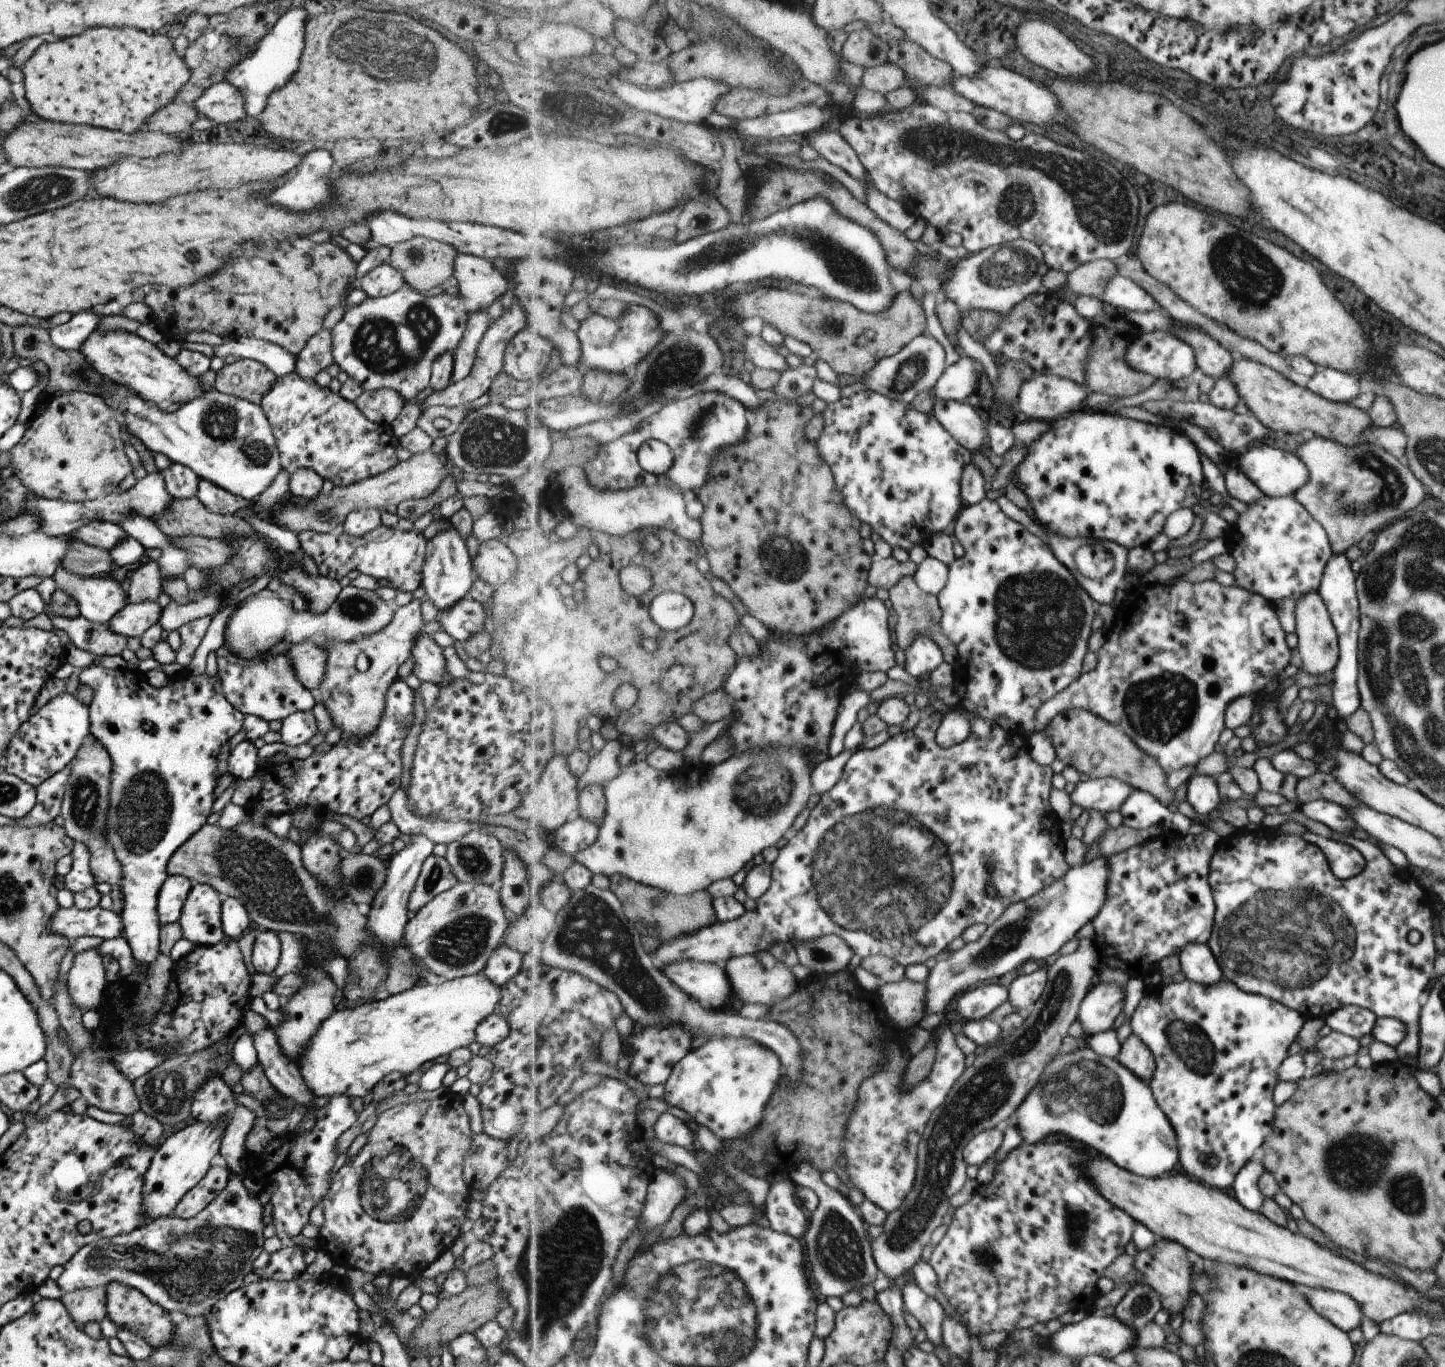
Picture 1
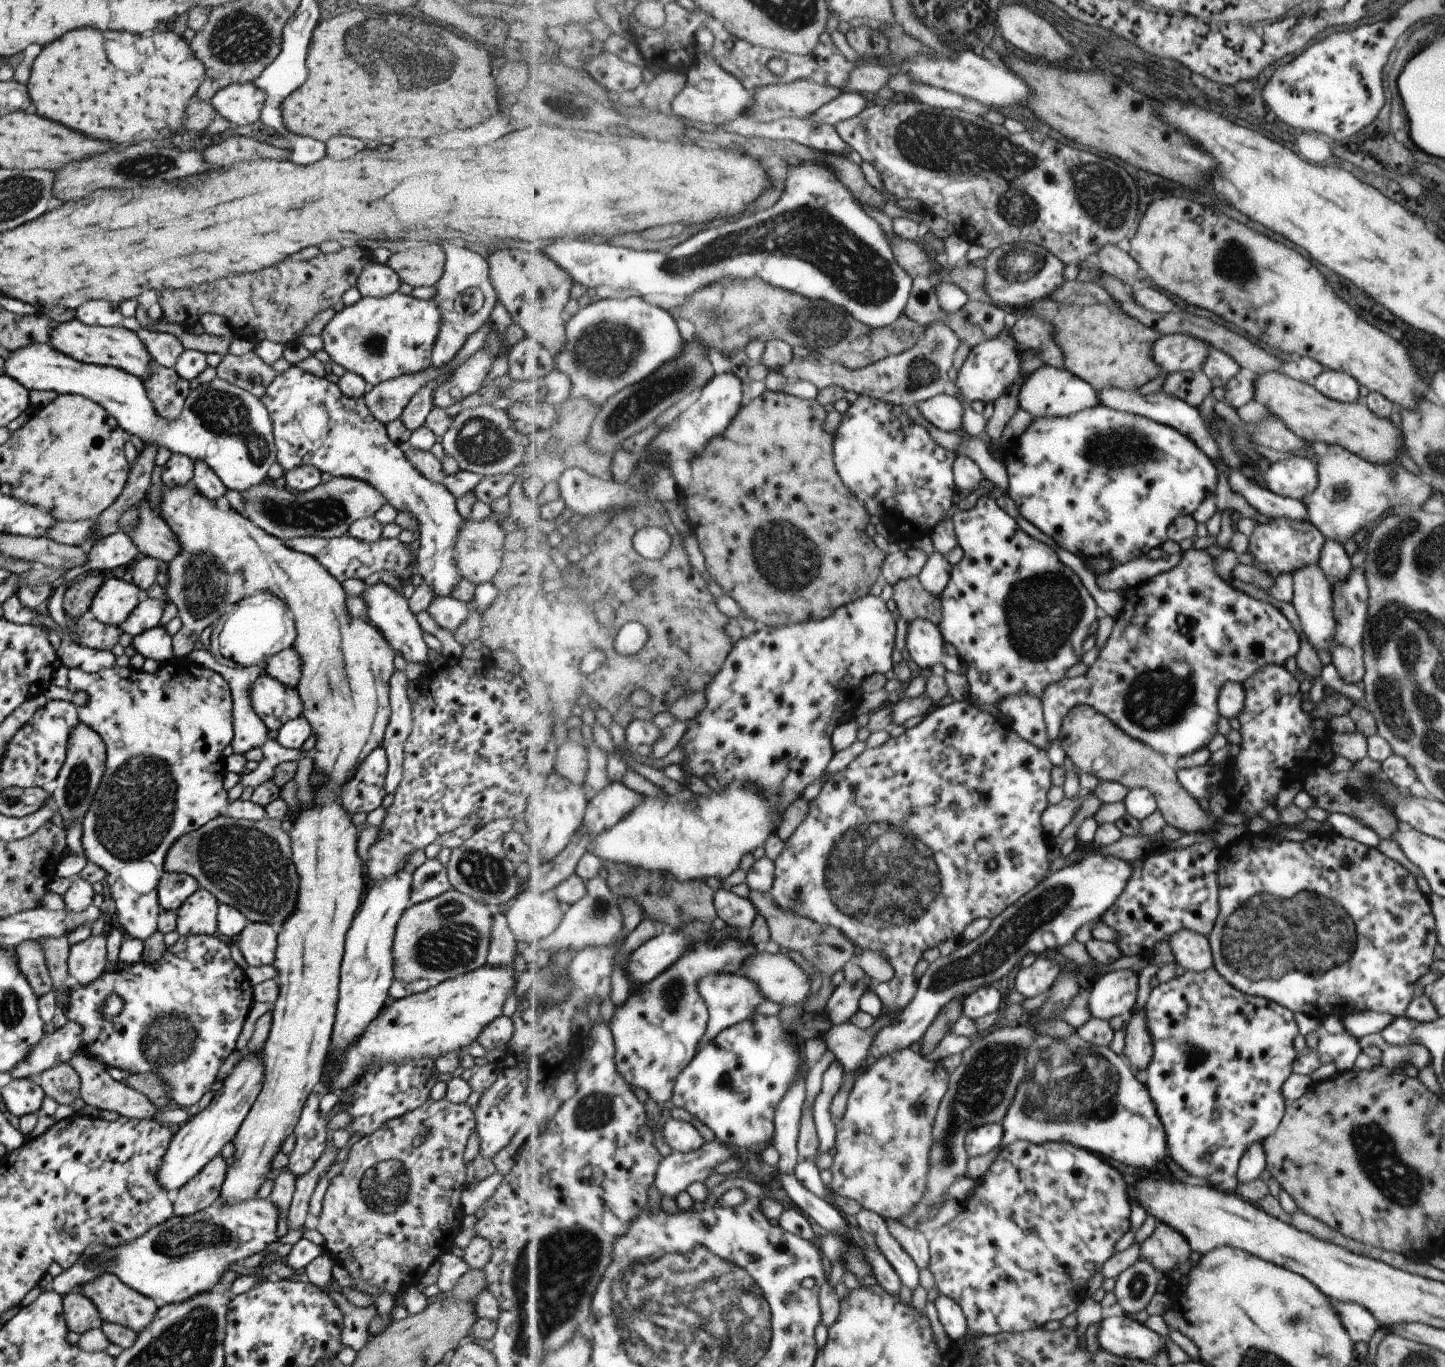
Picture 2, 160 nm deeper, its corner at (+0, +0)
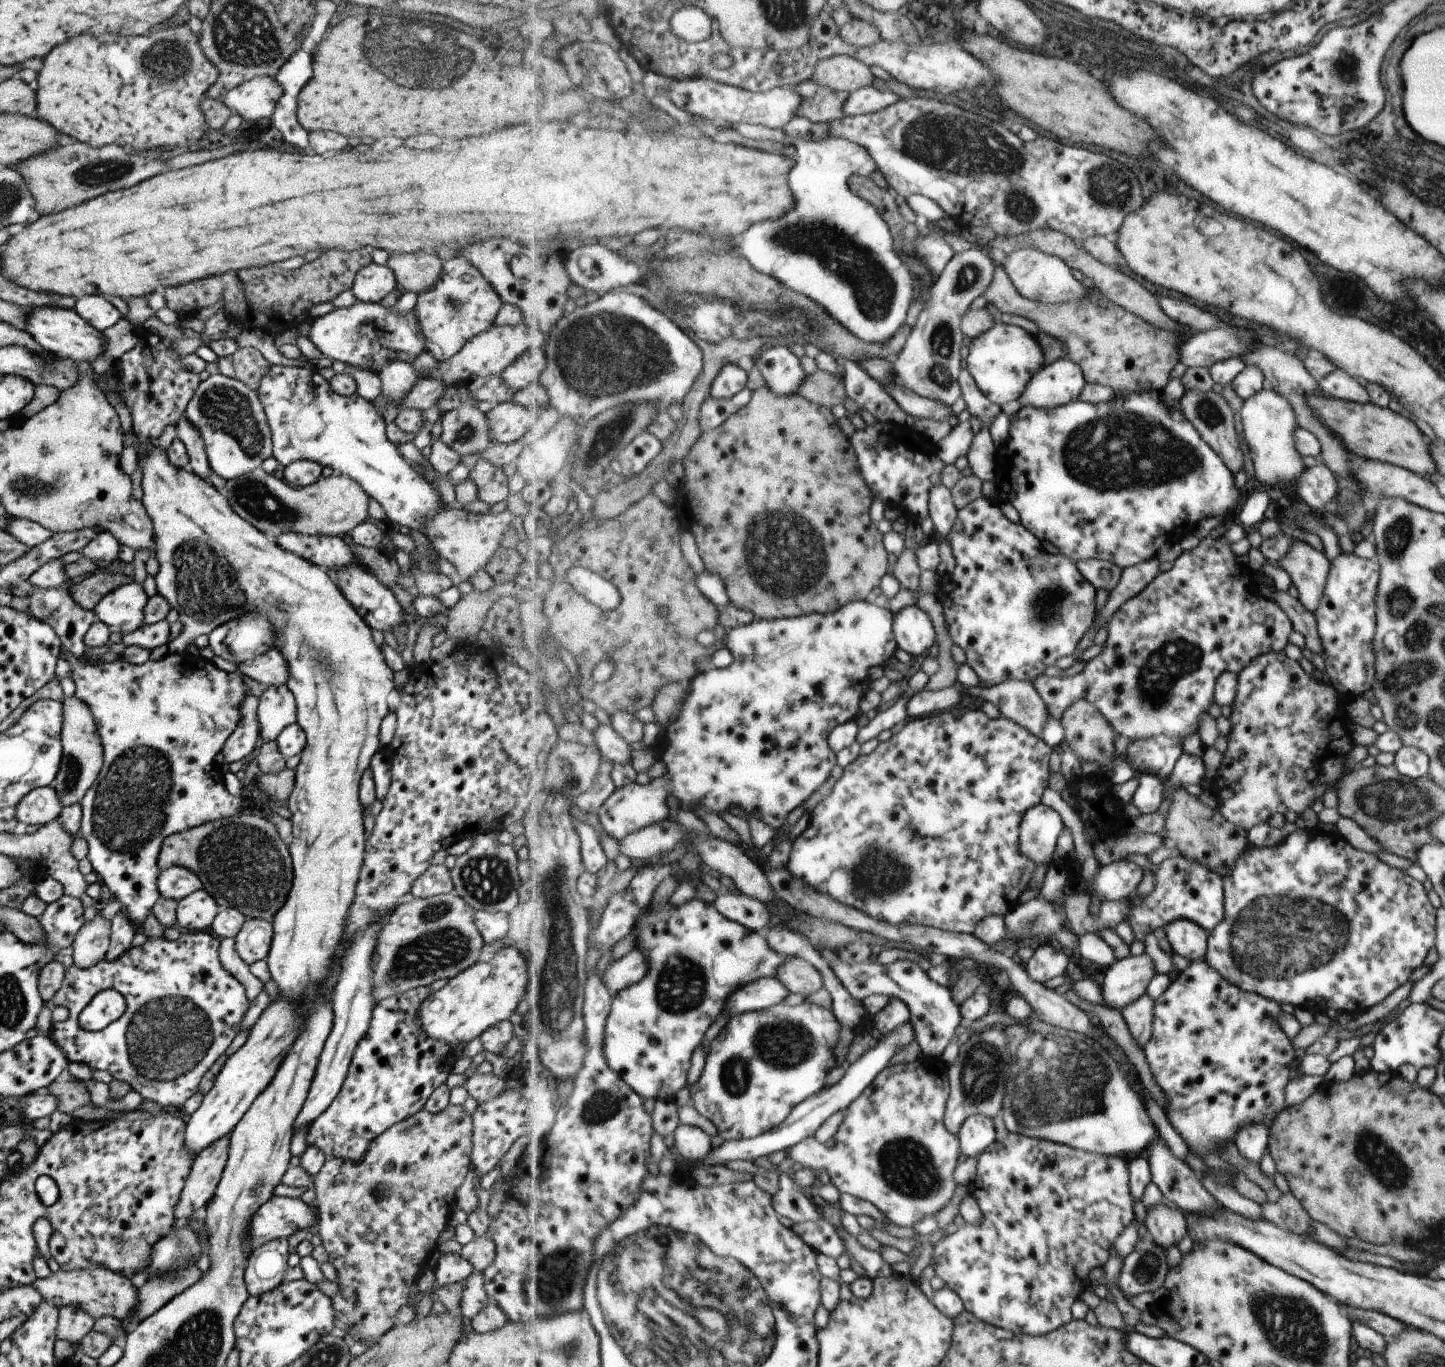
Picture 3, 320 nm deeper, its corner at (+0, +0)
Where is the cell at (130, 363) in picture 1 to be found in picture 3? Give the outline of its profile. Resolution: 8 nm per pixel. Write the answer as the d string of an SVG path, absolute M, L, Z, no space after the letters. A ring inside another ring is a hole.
M41 305L27 310L24 331L45 353L55 358L69 360L73 364L79 361L90 363L97 355L100 355L104 347L104 337L98 330L87 324L74 309Z

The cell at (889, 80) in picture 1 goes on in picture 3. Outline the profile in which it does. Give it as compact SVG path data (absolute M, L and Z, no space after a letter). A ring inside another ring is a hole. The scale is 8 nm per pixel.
M845 53L817 63L812 80L824 87L854 93L860 88L871 86L875 77L864 62Z

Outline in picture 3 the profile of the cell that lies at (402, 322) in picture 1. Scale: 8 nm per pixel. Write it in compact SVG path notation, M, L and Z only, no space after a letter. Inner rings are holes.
M356 300L347 308L334 308L309 321L310 328L306 336L323 357L367 369L375 374L387 361L398 360L410 364L413 358L425 351L414 310L405 316L398 316L391 307L384 308L379 303Z

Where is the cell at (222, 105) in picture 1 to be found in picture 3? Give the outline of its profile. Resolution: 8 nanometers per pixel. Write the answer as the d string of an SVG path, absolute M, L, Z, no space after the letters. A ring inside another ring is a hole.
M253 77L222 96L223 104L243 120L270 118L282 93L274 77Z

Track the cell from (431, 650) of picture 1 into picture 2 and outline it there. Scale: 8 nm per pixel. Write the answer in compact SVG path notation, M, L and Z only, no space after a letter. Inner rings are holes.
M378 581L373 585L365 585L364 591L359 595L364 602L366 622L380 630L390 647L399 652L406 662L427 665L427 647L421 638L421 627L415 621L415 615L409 610L408 599L388 585Z

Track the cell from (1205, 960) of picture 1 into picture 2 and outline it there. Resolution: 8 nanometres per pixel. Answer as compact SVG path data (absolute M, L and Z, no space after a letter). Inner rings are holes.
M1185 929L1173 935L1170 940L1175 962L1187 971L1201 972L1212 967L1211 945L1205 935Z

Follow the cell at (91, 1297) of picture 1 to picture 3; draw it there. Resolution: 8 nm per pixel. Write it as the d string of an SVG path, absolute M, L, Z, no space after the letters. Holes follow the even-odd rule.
M71 1305L59 1307L55 1327L56 1339L65 1340L76 1347L83 1336L92 1330L93 1323L94 1318L83 1309Z

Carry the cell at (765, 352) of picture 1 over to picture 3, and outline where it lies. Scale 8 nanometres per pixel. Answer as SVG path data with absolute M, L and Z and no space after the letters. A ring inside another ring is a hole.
M977 246L957 253L950 260L945 270L933 282L931 296L920 312L915 326L912 327L912 334L909 335L908 343L904 350L900 352L899 358L893 363L898 383L903 383L922 397L949 406L953 406L959 398L963 398L964 391L960 383L960 374L966 365L964 360L966 349L963 347L965 334L962 328L962 318L969 310L969 306L973 304L973 300L987 292L990 284L994 281L996 268L997 263L992 261L986 249Z

